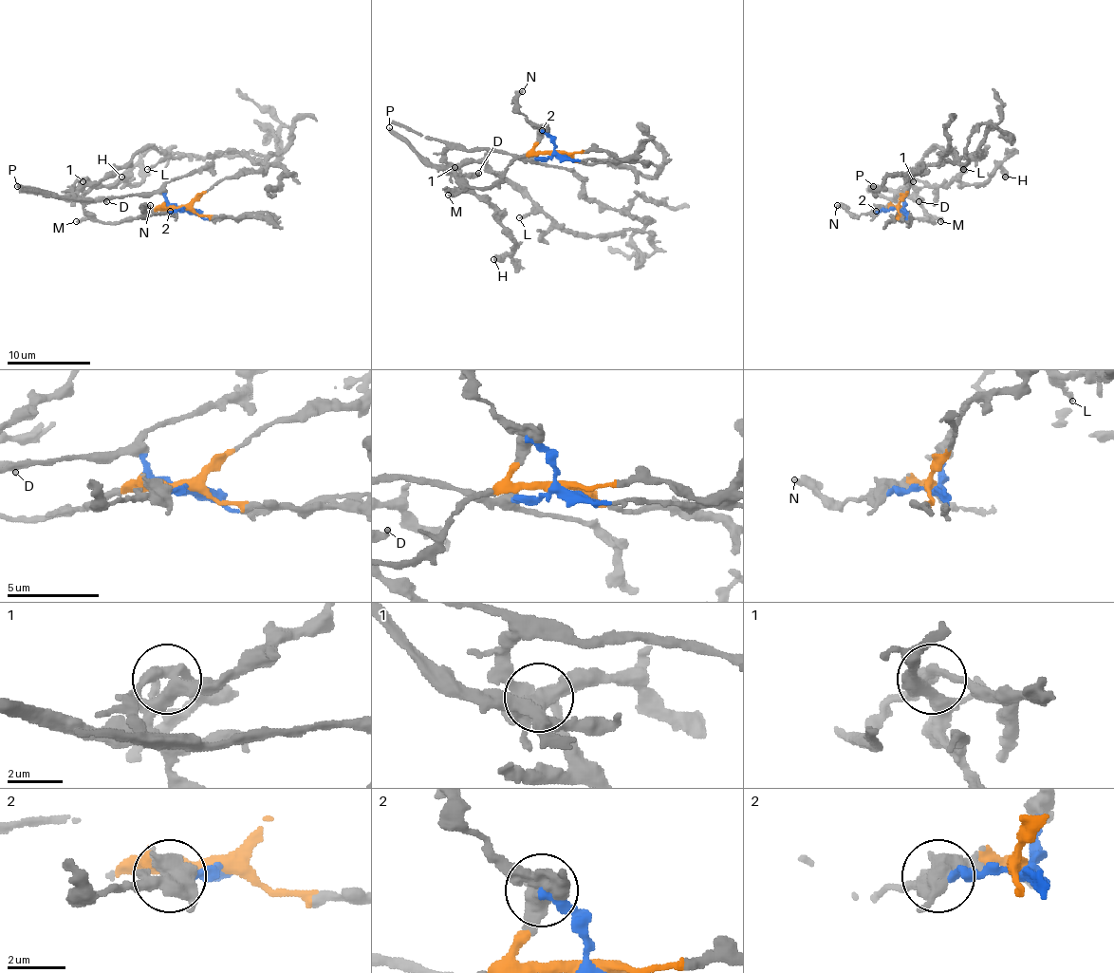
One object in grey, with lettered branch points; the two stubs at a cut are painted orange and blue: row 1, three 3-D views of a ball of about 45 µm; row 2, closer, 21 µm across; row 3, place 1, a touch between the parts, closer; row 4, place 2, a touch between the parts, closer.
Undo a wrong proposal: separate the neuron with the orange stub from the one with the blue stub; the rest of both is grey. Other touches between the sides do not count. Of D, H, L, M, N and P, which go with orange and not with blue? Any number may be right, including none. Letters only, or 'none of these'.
D, L, M, P

